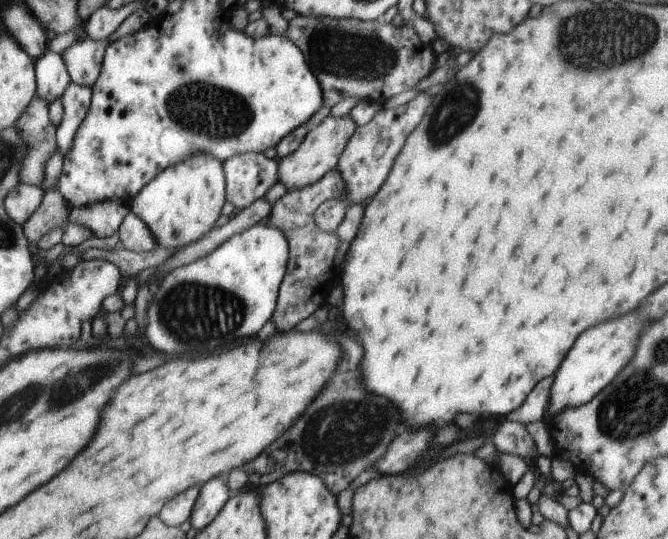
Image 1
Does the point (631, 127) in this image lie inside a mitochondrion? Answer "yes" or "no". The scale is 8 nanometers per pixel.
no

